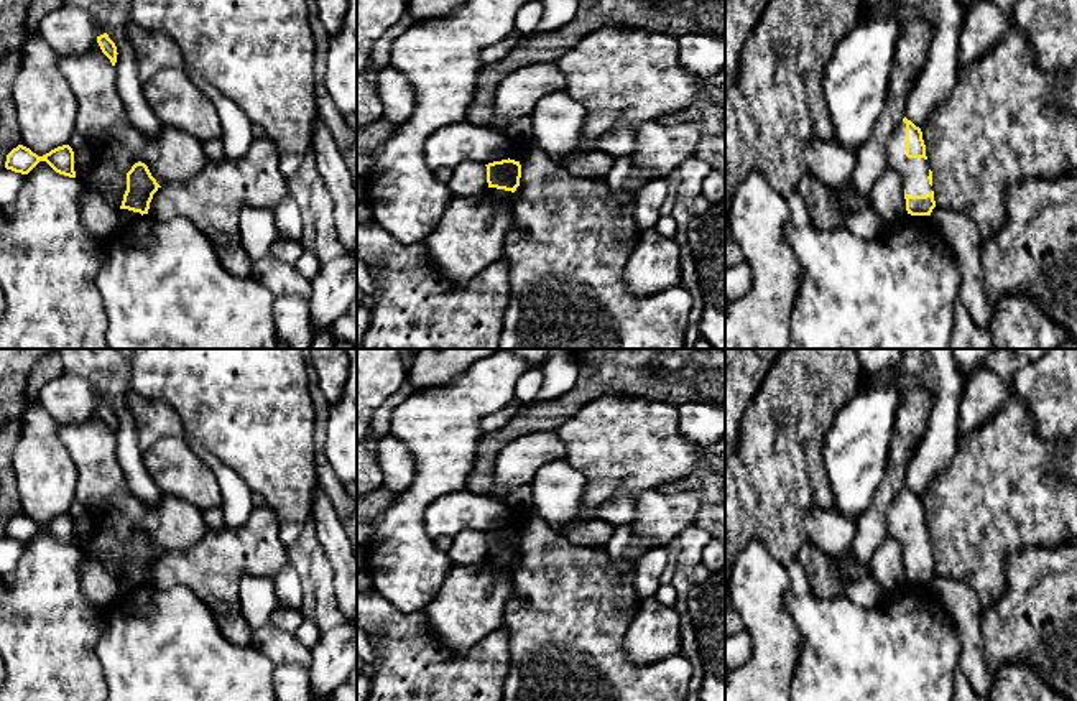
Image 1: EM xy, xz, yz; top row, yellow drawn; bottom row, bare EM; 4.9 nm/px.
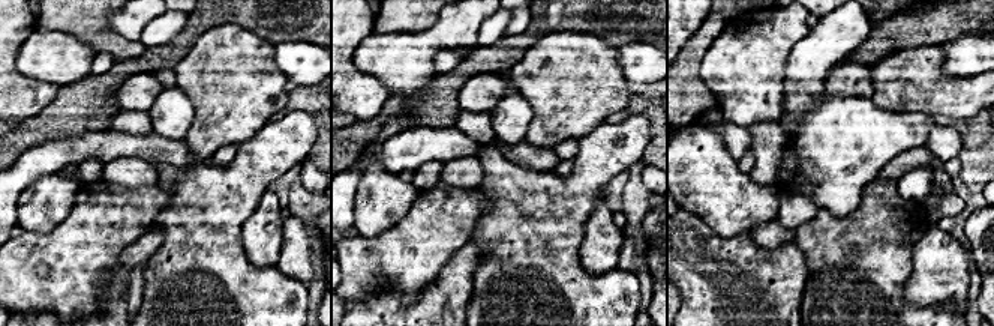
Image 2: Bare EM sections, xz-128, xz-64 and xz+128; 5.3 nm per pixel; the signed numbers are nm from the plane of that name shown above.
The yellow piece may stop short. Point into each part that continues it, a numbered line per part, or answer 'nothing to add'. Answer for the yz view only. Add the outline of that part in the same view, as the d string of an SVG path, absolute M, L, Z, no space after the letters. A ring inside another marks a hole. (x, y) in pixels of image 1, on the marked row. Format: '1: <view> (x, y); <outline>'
1: yz (915, 171); M901 122L891 133L886 145L888 168L899 173L906 194L926 196L932 191L929 184L929 163L924 158L906 156L906 123Z

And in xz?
nothing to add

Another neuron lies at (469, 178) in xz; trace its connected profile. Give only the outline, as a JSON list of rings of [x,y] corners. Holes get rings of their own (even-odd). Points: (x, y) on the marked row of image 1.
[[[465,160],[454,168],[447,183],[454,197],[467,197],[488,189],[487,166],[478,161]]]

